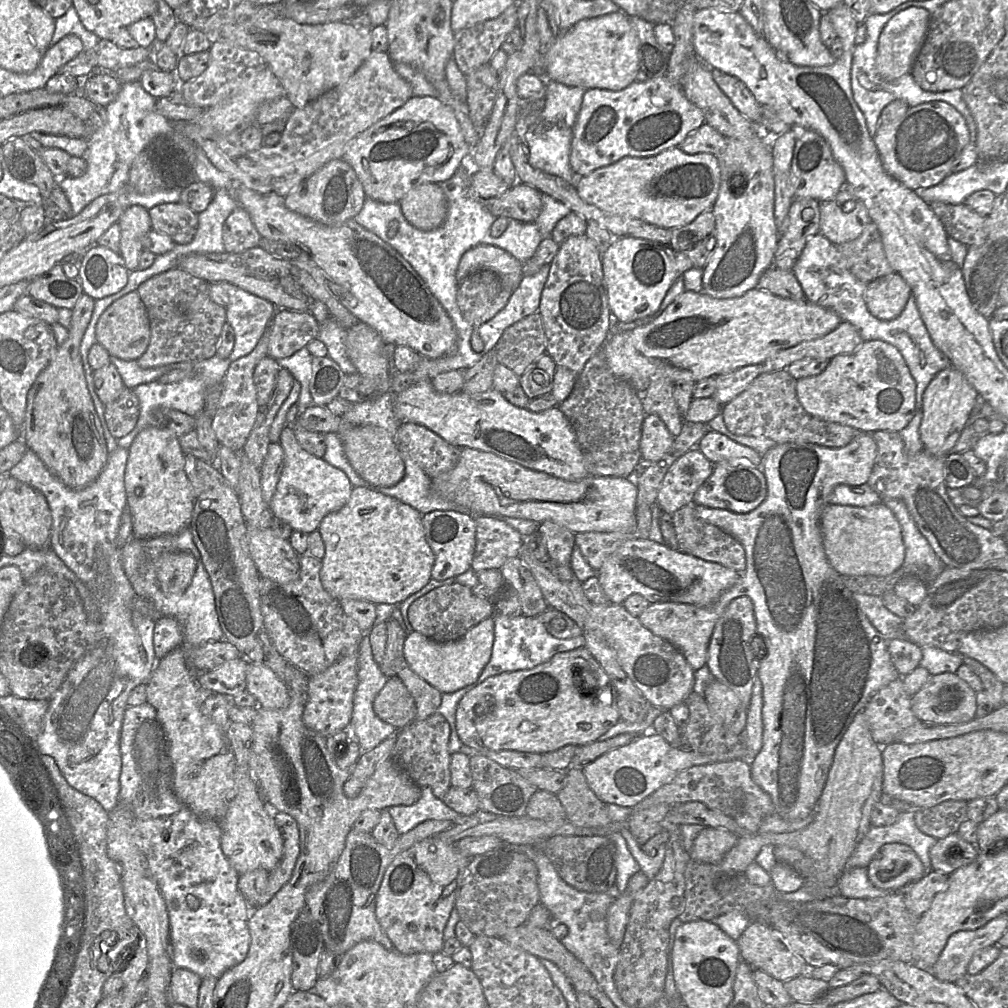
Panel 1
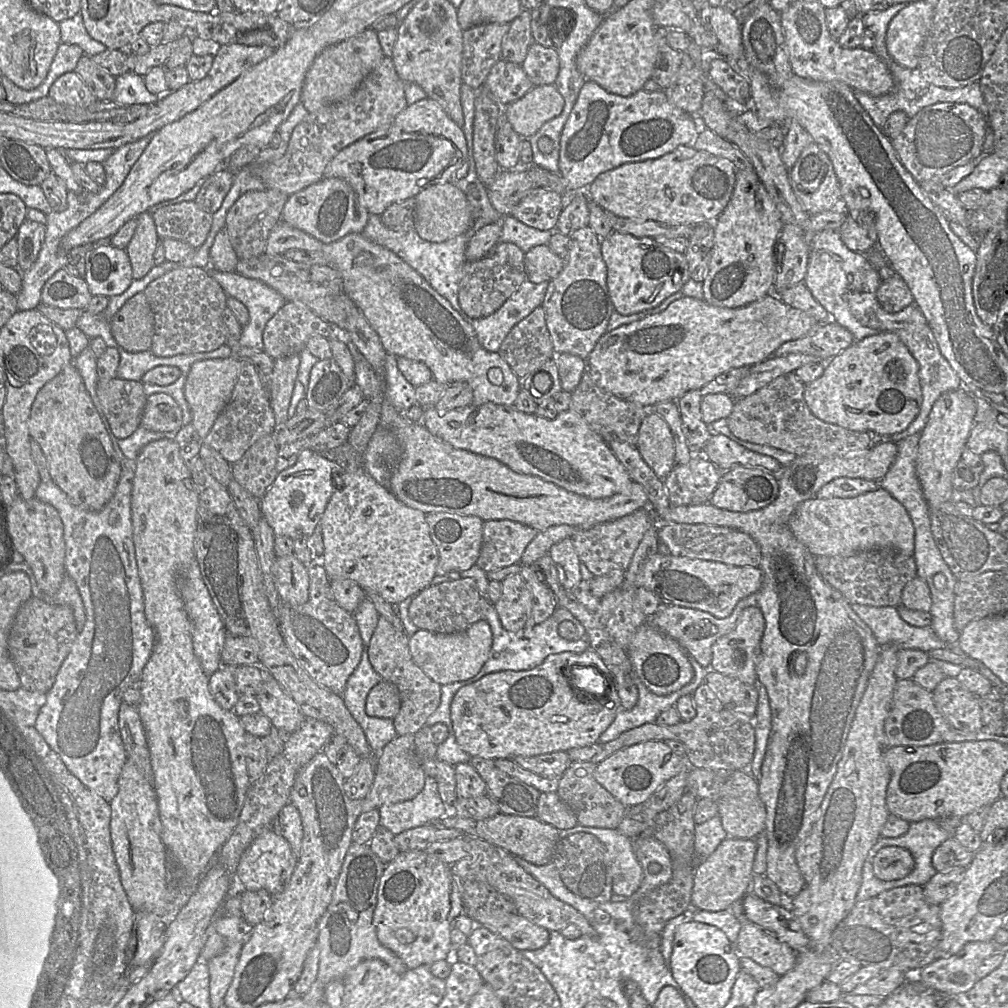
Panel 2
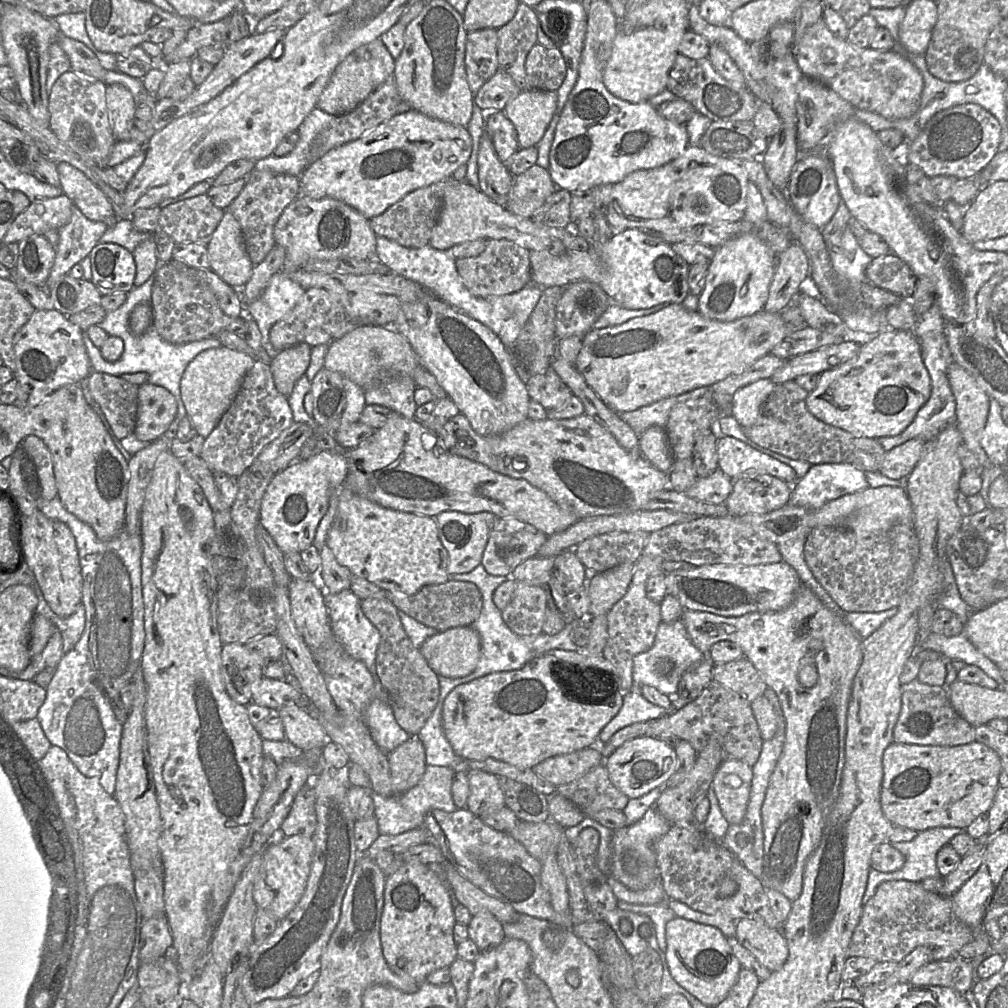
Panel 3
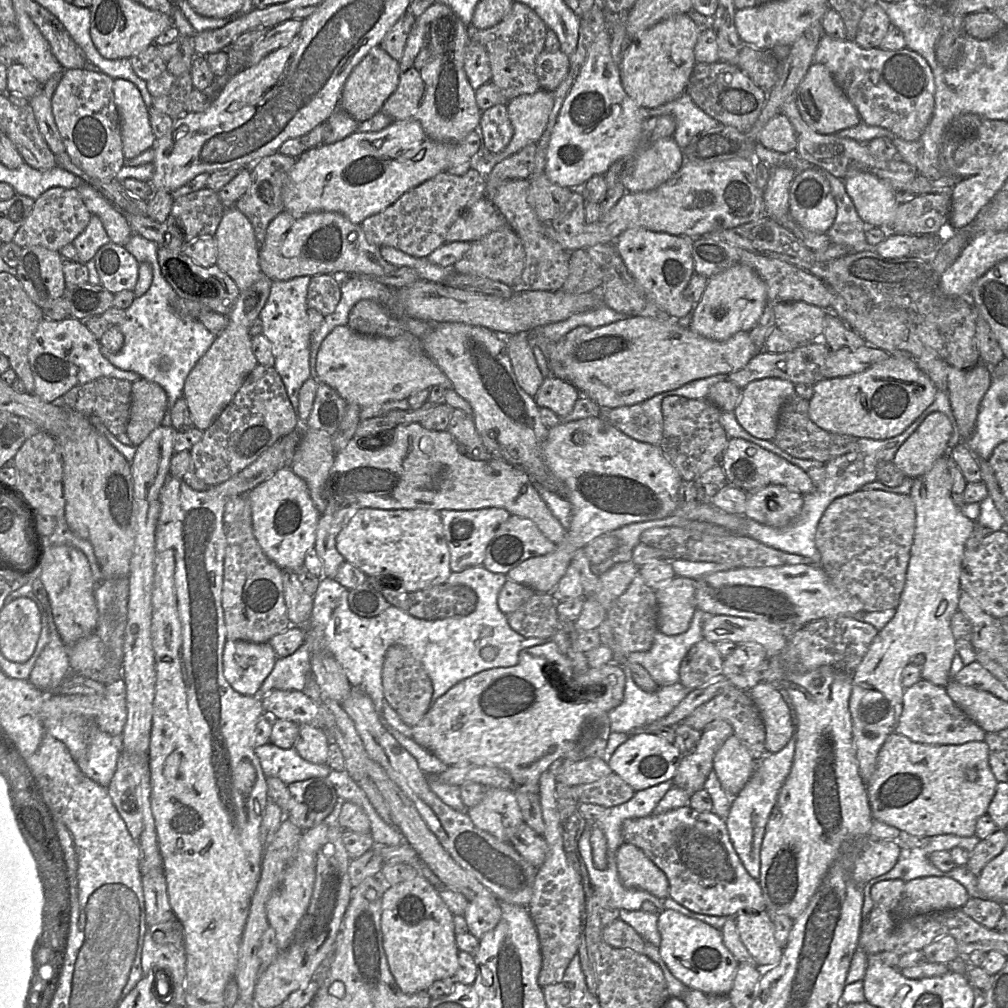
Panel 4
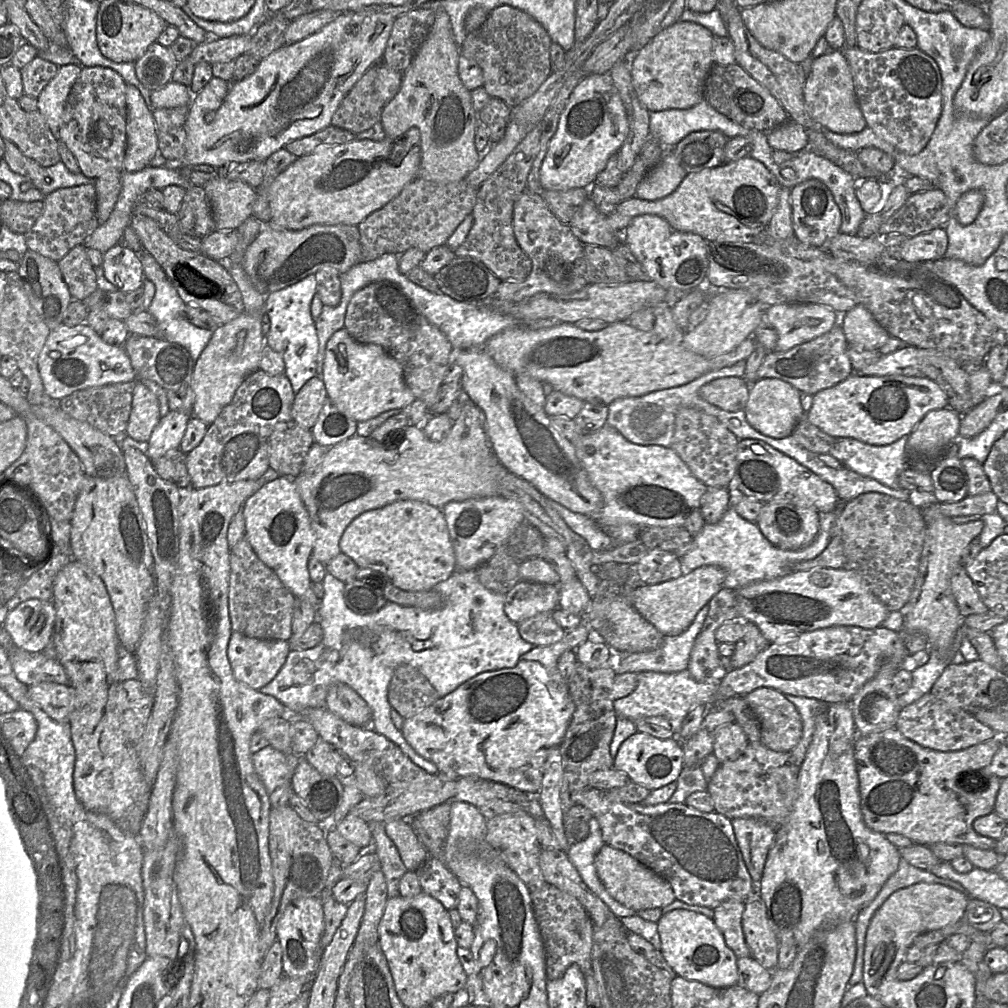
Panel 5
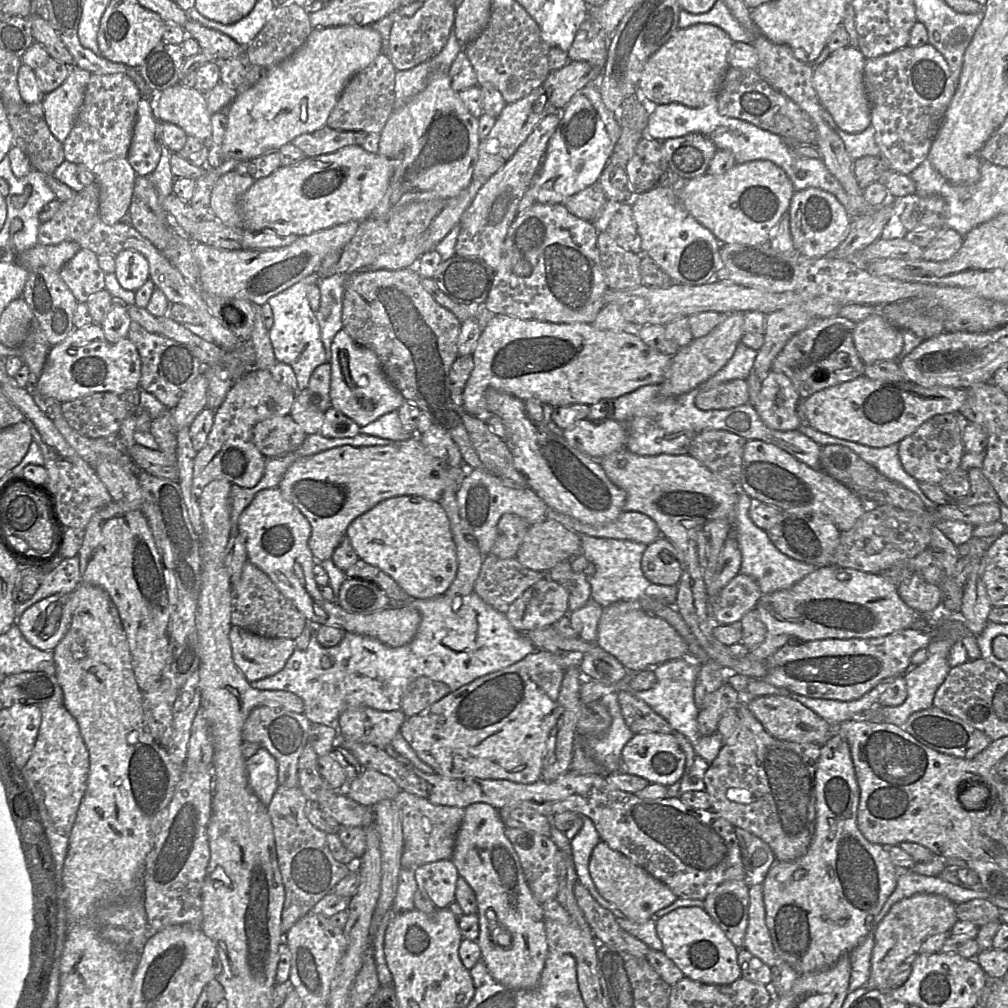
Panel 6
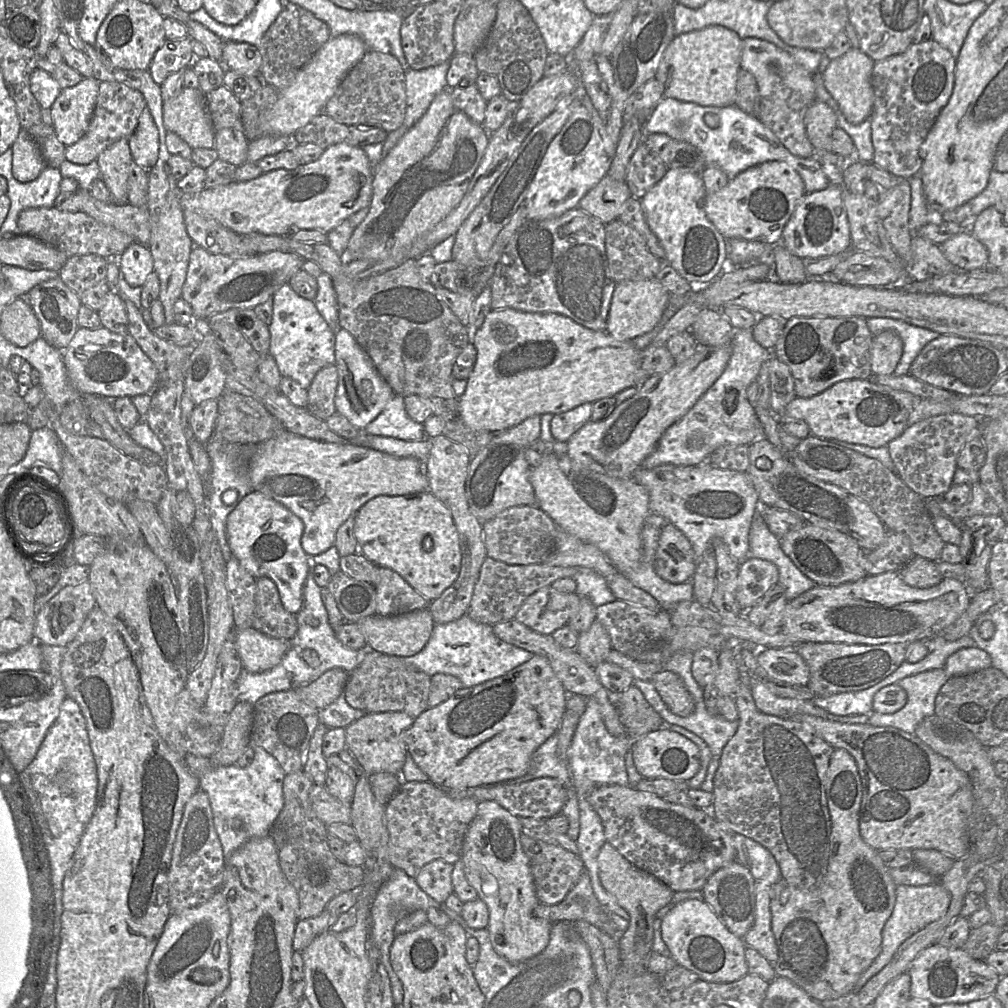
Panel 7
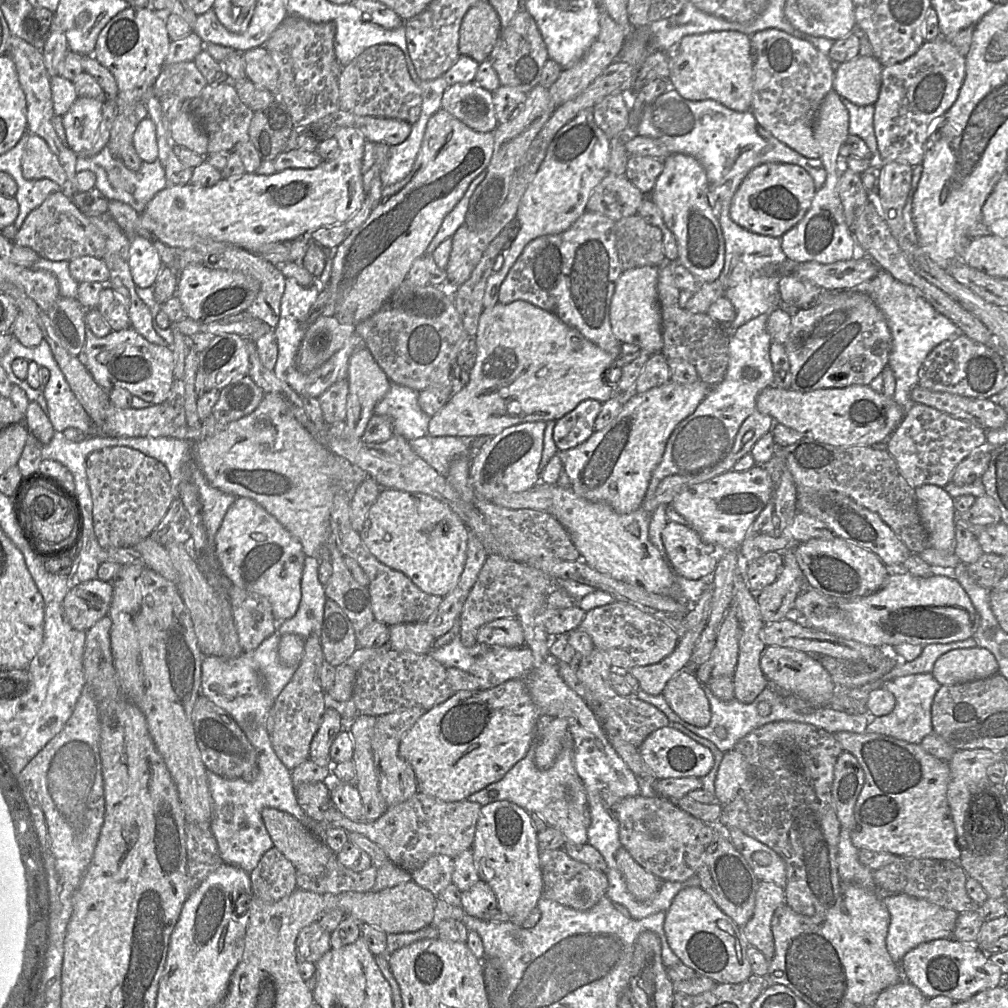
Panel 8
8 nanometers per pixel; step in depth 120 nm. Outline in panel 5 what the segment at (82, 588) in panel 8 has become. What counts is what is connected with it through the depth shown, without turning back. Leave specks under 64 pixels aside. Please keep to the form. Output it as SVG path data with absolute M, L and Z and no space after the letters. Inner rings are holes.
M29 599L8 611L3 628L13 644L27 652L42 652L52 639L55 608L52 601Z

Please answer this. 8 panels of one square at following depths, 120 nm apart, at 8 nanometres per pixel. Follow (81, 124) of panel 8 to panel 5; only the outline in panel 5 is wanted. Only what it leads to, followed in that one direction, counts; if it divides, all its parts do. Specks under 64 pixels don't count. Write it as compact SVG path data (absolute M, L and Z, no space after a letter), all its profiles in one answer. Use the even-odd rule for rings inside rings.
M79 64L60 66L55 77L37 97L37 110L55 136L58 136L68 95L81 69L82 66Z

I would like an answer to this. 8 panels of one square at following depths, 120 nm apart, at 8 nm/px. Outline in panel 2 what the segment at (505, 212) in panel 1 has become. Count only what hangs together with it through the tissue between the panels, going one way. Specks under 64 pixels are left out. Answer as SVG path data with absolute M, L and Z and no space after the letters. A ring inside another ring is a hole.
M535 187L513 208L511 216L523 224L542 231L555 231L567 197Z

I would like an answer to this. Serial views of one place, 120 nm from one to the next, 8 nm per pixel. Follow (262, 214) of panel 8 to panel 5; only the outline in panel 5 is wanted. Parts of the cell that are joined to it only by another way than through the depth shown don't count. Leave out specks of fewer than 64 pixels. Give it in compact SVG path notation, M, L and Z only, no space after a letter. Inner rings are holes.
M409 129L398 139L353 140L322 146L299 157L270 185L270 223L286 230L312 225L359 225L415 180L421 162L420 131Z

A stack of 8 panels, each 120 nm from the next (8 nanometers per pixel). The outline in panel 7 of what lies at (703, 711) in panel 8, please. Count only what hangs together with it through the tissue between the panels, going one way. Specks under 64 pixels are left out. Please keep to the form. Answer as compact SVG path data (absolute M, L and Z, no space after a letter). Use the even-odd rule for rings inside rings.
M661 671L653 676L651 682L672 713L687 717L694 712L694 699L679 675Z

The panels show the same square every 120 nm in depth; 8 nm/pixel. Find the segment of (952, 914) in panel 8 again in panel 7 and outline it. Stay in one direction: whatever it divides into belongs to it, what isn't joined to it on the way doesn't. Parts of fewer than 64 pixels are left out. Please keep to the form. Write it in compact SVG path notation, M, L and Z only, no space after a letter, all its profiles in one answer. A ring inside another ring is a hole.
M941 882L922 886L897 885L895 896L895 904L892 913L882 929L881 952L862 973L857 981L854 992L859 991L873 975L878 973L888 964L899 946L905 940L928 924L944 916L950 905L949 892Z

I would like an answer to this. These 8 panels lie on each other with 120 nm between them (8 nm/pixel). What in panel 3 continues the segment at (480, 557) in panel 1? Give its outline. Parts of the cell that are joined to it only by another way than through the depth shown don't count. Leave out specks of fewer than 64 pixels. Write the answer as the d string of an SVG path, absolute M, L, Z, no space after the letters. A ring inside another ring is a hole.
M500 518L489 533L481 565L491 575L510 577L524 560L537 555L548 536L516 518Z

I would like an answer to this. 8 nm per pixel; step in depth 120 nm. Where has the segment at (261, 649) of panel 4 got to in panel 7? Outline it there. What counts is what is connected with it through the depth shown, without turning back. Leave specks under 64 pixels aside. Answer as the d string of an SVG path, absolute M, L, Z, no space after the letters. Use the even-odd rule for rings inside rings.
M254 628L235 630L235 642L242 668L252 673L272 669L291 647L290 639L272 638Z

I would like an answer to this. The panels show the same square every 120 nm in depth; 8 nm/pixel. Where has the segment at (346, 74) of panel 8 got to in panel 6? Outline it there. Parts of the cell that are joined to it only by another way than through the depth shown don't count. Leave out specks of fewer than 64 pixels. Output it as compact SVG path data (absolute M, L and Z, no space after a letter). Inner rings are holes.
M380 53L365 69L346 84L326 125L339 131L380 134L395 109L395 75L397 70L385 53Z

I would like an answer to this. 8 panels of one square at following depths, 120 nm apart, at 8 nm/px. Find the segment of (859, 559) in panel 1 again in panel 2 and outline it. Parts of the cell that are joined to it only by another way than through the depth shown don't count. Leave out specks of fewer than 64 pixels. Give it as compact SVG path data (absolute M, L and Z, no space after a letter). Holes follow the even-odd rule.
M879 487L852 498L812 498L800 503L788 520L794 536L814 556L848 556L873 549L893 549L913 556L915 529L905 507Z

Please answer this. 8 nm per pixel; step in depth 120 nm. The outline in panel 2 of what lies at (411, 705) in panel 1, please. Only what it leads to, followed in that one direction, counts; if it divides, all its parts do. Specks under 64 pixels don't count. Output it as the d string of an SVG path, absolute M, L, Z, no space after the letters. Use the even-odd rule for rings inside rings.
M387 681L375 685L366 699L366 713L371 717L394 720L401 707L397 687Z

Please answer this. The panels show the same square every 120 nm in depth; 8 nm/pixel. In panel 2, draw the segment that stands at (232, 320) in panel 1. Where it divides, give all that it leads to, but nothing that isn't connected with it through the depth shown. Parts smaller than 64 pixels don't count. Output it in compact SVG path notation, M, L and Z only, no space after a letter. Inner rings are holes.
M209 265L207 268L209 275L221 286L227 296L233 297L240 301L248 310L249 322L241 328L241 334L237 343L251 348L257 352L264 352L263 331L267 322L284 306L287 301L278 293L260 280L247 278L239 275L236 272L220 272Z

